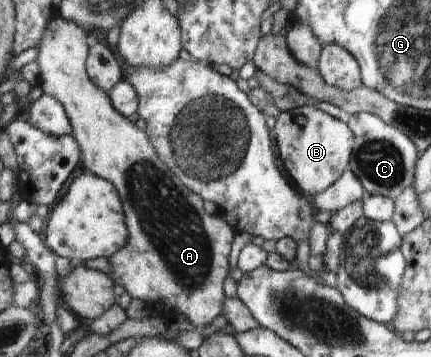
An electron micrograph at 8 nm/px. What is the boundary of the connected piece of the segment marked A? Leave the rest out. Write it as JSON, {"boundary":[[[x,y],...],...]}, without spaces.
{"boundary":[[[56,16],[47,23],[46,30],[43,31],[36,62],[39,66],[40,89],[59,100],[71,119],[72,135],[80,146],[81,166],[111,182],[119,193],[128,228],[128,241],[109,258],[112,266],[111,278],[116,284],[121,284],[132,298],[147,302],[171,300],[173,308],[179,314],[187,316],[195,328],[203,332],[215,317],[222,314],[222,302],[226,297],[223,282],[229,272],[229,253],[237,232],[219,214],[210,215],[205,211],[204,200],[191,192],[179,178],[175,178],[175,174],[167,168],[151,146],[147,133],[119,114],[111,104],[108,94],[93,84],[86,71],[86,58],[90,49],[87,36],[86,30],[78,24],[63,16]]]}

